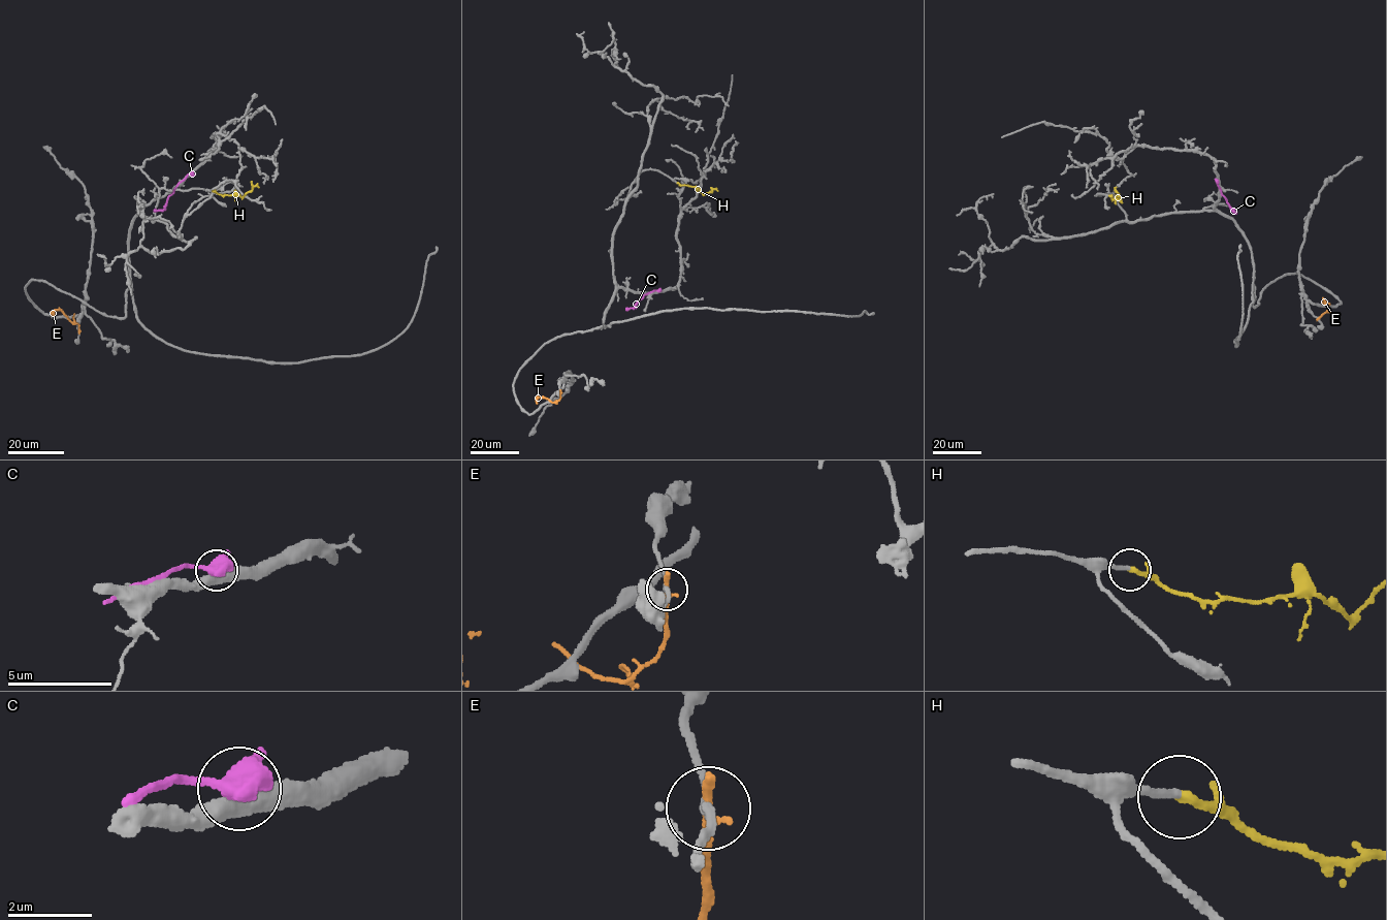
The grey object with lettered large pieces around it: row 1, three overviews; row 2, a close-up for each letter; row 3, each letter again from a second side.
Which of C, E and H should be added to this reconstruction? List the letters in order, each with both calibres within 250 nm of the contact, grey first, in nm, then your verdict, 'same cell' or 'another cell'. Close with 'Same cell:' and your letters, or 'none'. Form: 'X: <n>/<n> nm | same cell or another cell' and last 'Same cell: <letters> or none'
C: 440/750 nm | another cell
E: 200/280 nm | another cell
H: 170/240 nm | same cell
Same cell: H

